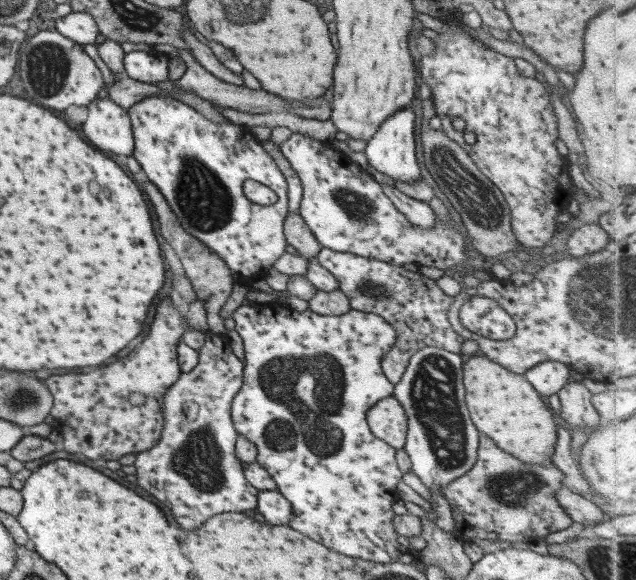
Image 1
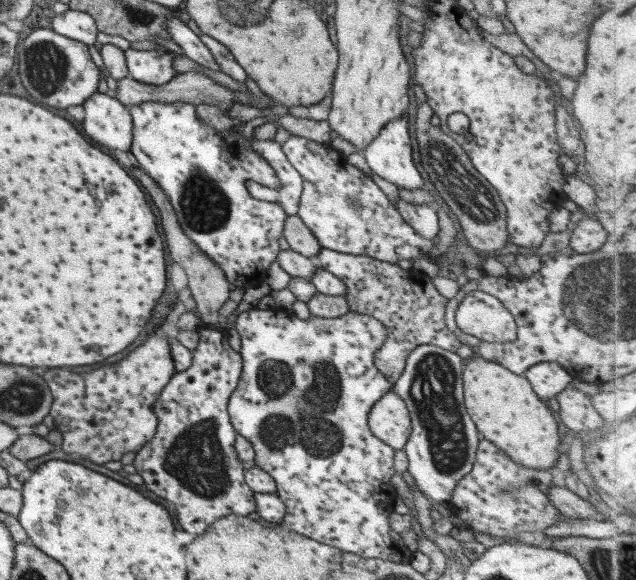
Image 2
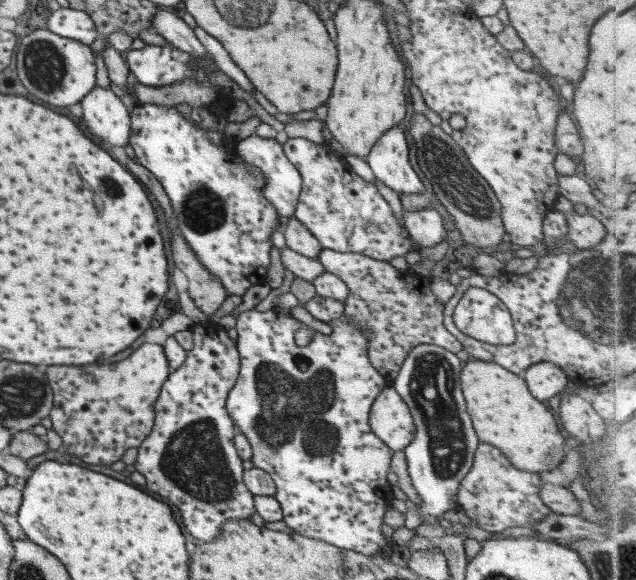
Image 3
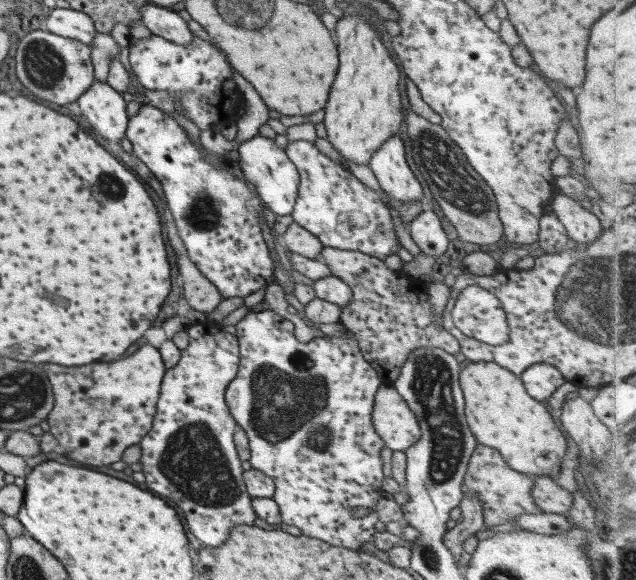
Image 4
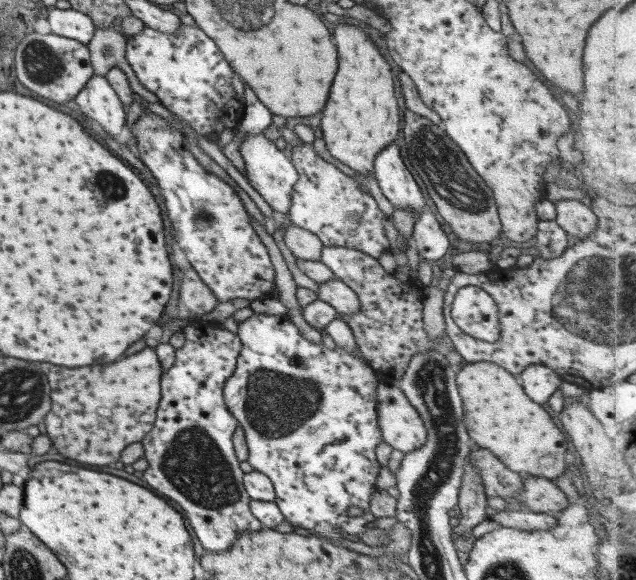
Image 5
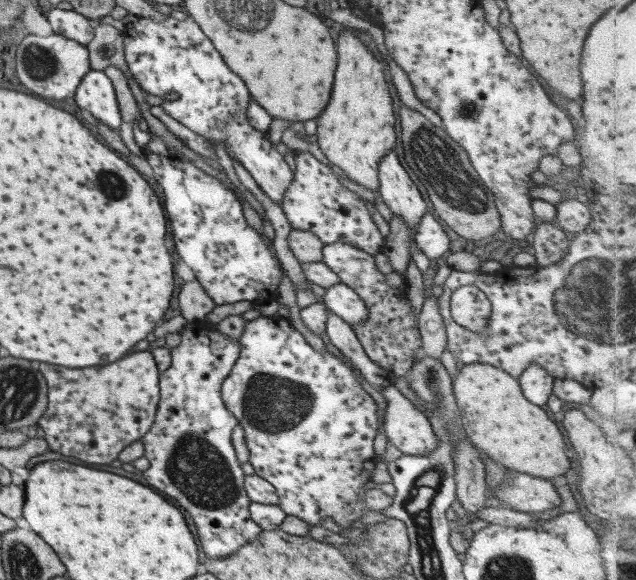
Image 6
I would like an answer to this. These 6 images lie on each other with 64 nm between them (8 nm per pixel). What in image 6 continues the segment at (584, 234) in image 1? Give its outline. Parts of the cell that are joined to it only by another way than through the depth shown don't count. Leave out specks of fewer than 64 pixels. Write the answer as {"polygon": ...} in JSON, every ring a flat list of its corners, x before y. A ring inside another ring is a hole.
{"polygon":[[582,198,564,199,555,206,558,226,566,232,583,232,592,221,590,204]]}

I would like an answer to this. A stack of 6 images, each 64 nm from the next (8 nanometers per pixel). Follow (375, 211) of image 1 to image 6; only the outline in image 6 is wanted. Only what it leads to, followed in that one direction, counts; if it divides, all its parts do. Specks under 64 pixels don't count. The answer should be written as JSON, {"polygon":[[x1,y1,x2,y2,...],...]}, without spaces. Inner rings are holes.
{"polygon":[[308,151,294,152,293,178,289,186,285,189,284,199,282,200,281,208,291,229,299,229,313,233,323,245,333,244,334,242,344,242,367,254,373,256,383,250,384,237,381,236,377,226,371,219,370,210,367,209,367,204,357,193,348,190,341,180,339,180,339,172,333,167,328,167,325,164,316,160]]}

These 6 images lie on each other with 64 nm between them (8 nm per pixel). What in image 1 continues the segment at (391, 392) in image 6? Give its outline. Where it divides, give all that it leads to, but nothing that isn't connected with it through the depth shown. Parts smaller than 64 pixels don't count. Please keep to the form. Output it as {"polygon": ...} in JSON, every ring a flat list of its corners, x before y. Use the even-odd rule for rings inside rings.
{"polygon":[[390,395,389,397,378,400,373,406,370,406,366,412,366,423,375,438,386,442,391,448,403,448,406,435,406,416,403,407,393,396]]}

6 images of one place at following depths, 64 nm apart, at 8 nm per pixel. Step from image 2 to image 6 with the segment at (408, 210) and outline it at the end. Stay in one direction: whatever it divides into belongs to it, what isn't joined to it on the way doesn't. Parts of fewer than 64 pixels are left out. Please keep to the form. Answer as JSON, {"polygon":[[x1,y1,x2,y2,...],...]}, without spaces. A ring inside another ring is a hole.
{"polygon":[[425,212,414,228,414,244,427,258,439,258,447,248,449,239,437,220]]}

